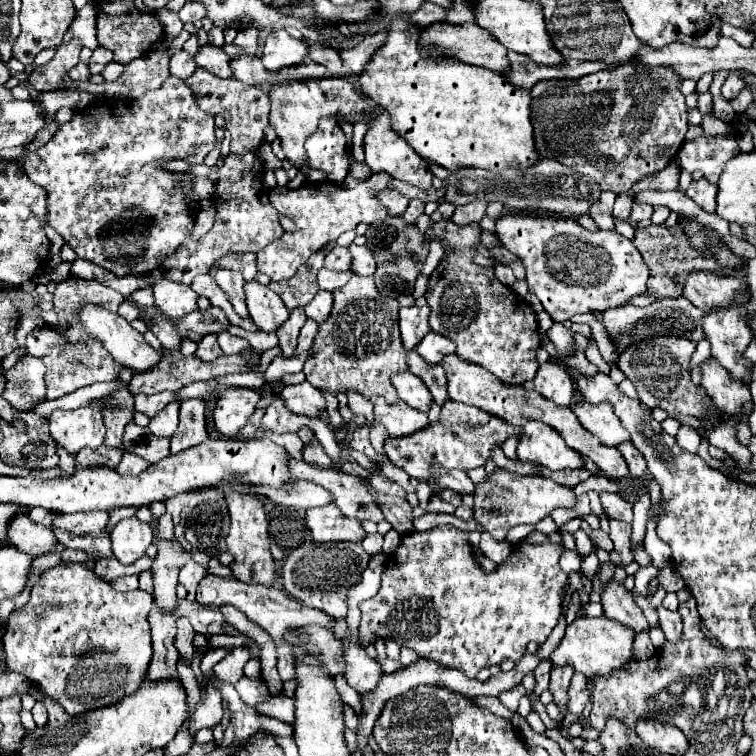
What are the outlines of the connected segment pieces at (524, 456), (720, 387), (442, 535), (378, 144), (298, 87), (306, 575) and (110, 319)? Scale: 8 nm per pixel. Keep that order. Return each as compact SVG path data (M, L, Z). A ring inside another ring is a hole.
M536 420L524 426L524 434L518 440L518 456L522 462L540 462L550 470L584 468L582 456L568 448L554 428Z
M712 356L706 362L702 362L700 368L702 368L702 384L700 386L706 390L706 394L714 402L718 402L718 406L728 416L742 412L742 420L746 420L752 410L750 388L742 388L742 384L734 384L734 380L730 382L730 374Z
M440 526L428 532L410 532L402 538L396 550L398 552L394 552L394 556L390 556L386 564L378 594L360 604L362 620L358 628L358 642L362 648L374 644L376 640L394 640L400 646L412 648L426 660L432 660L446 668L458 668L468 678L476 678L482 668L500 664L506 658L518 662L524 656L526 644L530 640L542 644L552 632L552 628L558 624L558 618L562 614L564 588L568 586L568 574L562 572L558 564L560 554L564 550L562 544L528 544L526 540L522 540L512 548L510 556L496 566L494 572L482 570L482 566L474 560L474 550L468 542L468 532L462 532L454 526ZM378 600L382 608L382 620L378 620Z
M380 120L374 122L374 126L368 128L366 136L364 136L364 162L372 168L372 172L388 172L392 178L396 180L404 180L410 182L418 188L430 188L432 186L432 174L428 170L428 162L422 160L422 156L418 156L414 152L414 148L410 148L406 144L406 140L402 140L402 136L398 136L398 132L394 132L388 122L382 124Z
M324 78L324 80L284 80L280 84L274 84L270 86L270 126L274 128L280 144L282 144L282 150L286 154L286 158L298 168L302 164L306 164L306 152L304 152L304 142L310 138L310 134L314 134L314 128L318 124L318 120L322 116L346 116L348 122L366 122L370 126L370 120L374 120L374 112L370 110L370 104L368 100L356 92L354 84L346 78Z
M306 542L294 548L282 566L284 590L308 608L318 608L328 616L344 618L348 612L346 592L360 582L360 574L368 564L362 544L318 544Z
M86 306L86 308L80 308L80 310L78 310L78 316L80 316L82 326L84 326L90 334L94 334L94 336L104 344L104 348L112 354L112 358L114 358L116 364L120 364L120 366L124 366L124 368L130 368L130 370L134 370L134 372L146 372L146 370L152 370L152 368L160 362L162 352L154 350L154 348L144 340L144 336L138 334L120 314L106 312L106 310L100 308L100 306Z

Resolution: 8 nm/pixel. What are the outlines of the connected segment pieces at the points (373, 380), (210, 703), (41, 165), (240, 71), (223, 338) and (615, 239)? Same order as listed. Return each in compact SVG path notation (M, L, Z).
M352 276L346 286L334 290L334 312L320 326L312 344L316 354L304 364L306 380L318 390L332 394L356 390L364 398L386 396L386 400L396 400L398 396L390 384L390 376L406 370L406 350L398 330L398 308L398 300L382 298L372 276Z
M212 688L212 690L204 692L202 698L198 700L194 716L188 726L188 732L190 732L190 736L194 736L200 728L214 726L220 720L222 720L222 696L220 696L218 688Z
M170 76L158 90L154 92L148 92L146 96L142 98L136 98L136 100L110 100L110 98L102 98L102 100L96 100L92 102L88 108L80 110L74 114L74 118L66 124L62 124L56 134L52 136L52 140L38 148L36 152L28 152L24 156L24 166L26 168L26 174L30 176L30 180L38 186L42 186L46 192L48 192L48 224L66 240L66 242L76 242L74 250L78 254L78 258L84 258L84 260L90 260L102 268L106 268L108 272L114 272L116 276L128 276L128 274L144 274L144 272L150 272L154 268L158 268L166 256L170 256L172 252L176 252L180 248L180 244L186 240L186 236L190 234L190 230L194 228L194 208L200 204L200 198L198 194L192 190L192 180L194 176L192 174L186 174L186 176L176 176L172 174L170 170L162 168L164 162L170 162L170 160L186 160L188 164L202 164L204 158L212 152L214 148L214 142L216 142L216 136L214 136L214 116L200 110L198 102L196 102L196 96L192 92L190 86L184 84L184 80L180 78L174 78Z
M248 54L230 58L230 68L232 68L234 78L244 82L244 84L262 86L262 84L270 84L276 78L276 72L266 70L260 58L254 58Z
M228 332L218 334L218 344L220 344L220 348L224 350L224 354L240 354L240 352L244 352L246 348L250 348L250 344L248 344L244 338L232 336L232 334L228 334Z
M508 214L498 218L496 236L522 258L528 290L538 296L554 322L566 322L574 314L604 312L646 292L648 268L642 254L614 230L590 232L572 218Z

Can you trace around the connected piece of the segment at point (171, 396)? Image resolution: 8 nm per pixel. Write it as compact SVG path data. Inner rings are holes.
M164 391L160 394L152 394L152 396L146 396L146 394L136 394L134 396L134 408L136 412L142 412L146 416L156 416L166 404L178 400L174 392Z

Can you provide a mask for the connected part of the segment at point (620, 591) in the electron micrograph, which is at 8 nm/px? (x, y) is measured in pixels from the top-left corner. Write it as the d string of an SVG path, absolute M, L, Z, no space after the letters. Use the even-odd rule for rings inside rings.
M616 580L606 582L602 590L602 606L604 606L606 618L612 618L620 624L634 628L636 634L640 634L642 630L648 630L648 620L644 612L634 604L632 594L624 588L624 584Z

